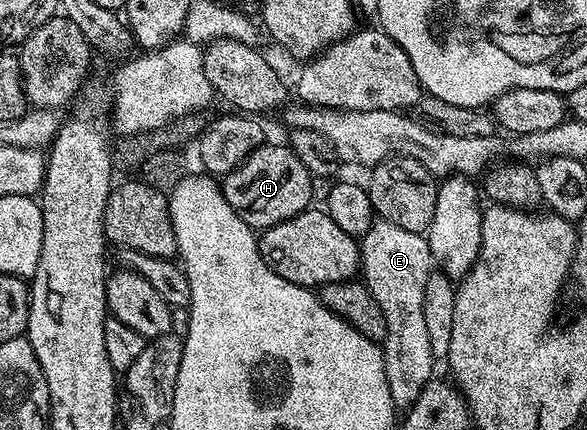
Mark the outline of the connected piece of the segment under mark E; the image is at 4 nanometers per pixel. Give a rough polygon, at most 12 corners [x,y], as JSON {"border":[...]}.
{"border":[[379,219],[361,277],[387,334],[389,395],[411,408],[437,359],[425,327],[422,233]]}

